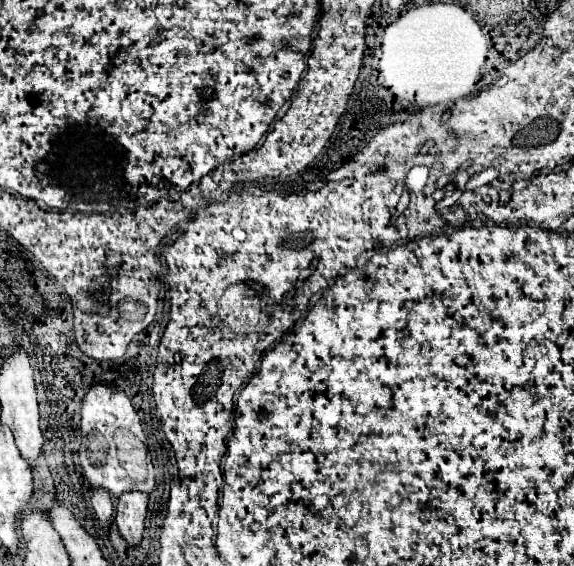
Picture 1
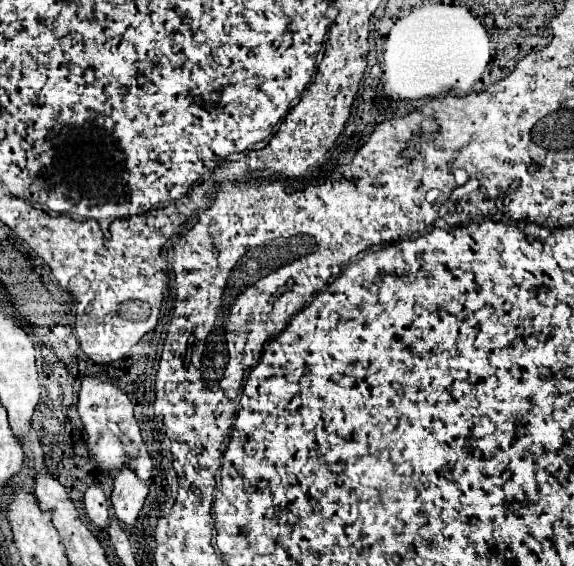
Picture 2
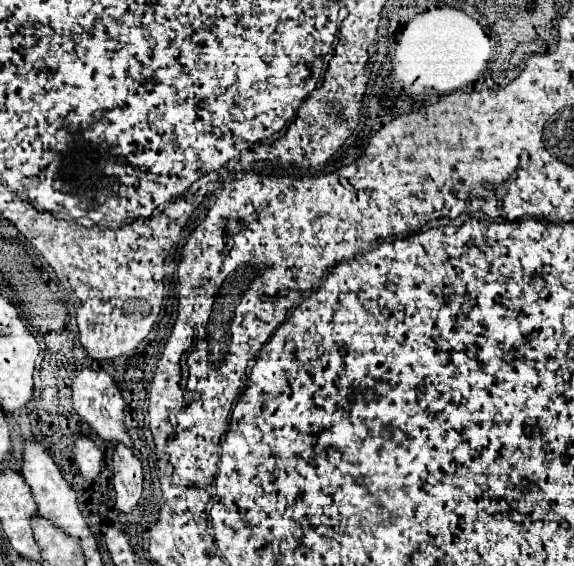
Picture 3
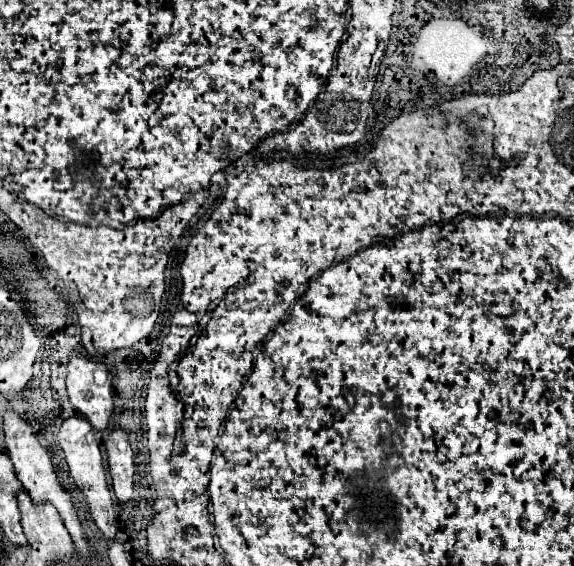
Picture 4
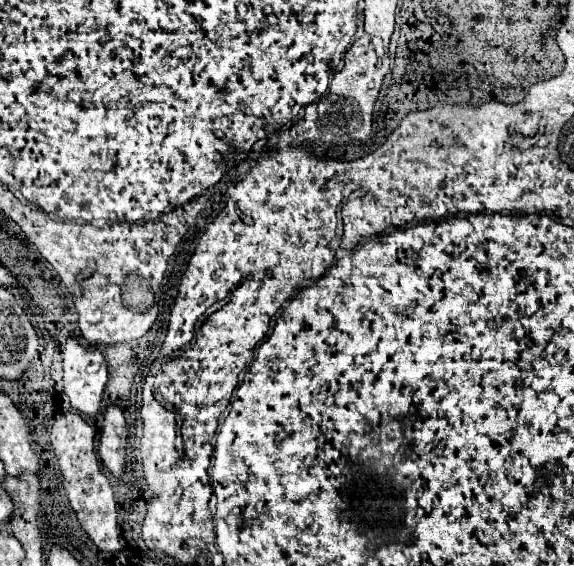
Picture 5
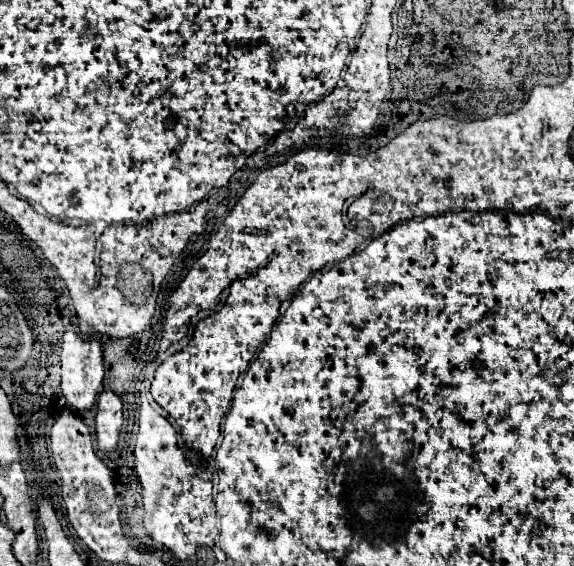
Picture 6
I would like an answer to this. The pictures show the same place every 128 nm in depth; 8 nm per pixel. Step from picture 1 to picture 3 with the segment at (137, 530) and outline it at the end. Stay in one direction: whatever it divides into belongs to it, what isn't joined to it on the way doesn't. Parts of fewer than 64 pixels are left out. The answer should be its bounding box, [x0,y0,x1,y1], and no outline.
[112,444,144,512]

